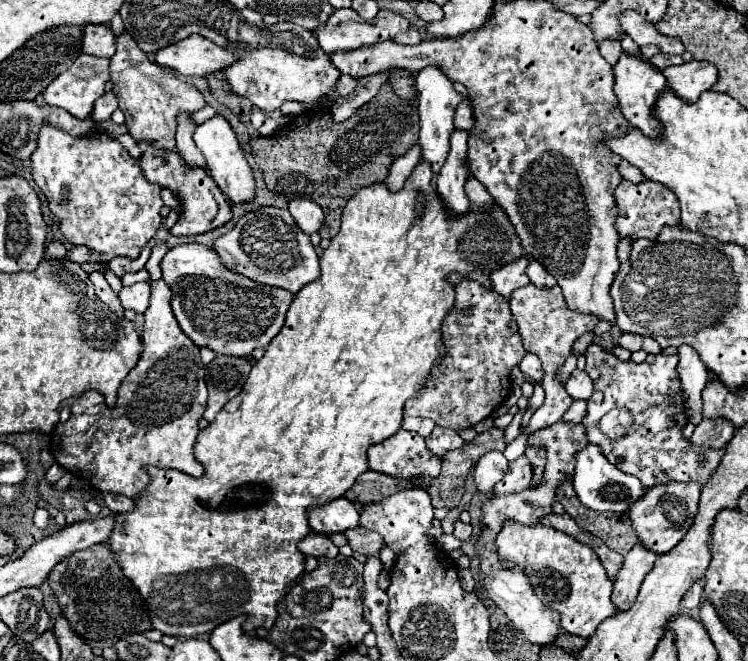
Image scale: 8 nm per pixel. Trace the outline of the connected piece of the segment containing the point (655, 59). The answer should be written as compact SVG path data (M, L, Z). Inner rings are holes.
M656 54L656 56L652 56L650 58L650 62L658 68L658 70L662 70L662 68L668 68L668 66L674 66L674 64L682 64L684 60L682 60L682 56L672 56L672 54Z

